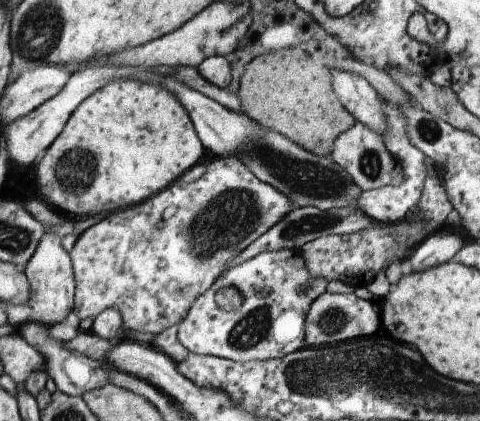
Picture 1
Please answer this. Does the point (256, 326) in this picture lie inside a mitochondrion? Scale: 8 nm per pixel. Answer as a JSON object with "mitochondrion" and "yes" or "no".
{"mitochondrion":"yes"}

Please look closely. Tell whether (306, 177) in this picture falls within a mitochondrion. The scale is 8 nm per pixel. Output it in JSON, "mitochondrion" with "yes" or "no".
{"mitochondrion":"yes"}

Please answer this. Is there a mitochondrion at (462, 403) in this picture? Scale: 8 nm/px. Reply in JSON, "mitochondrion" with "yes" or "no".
{"mitochondrion":"yes"}

